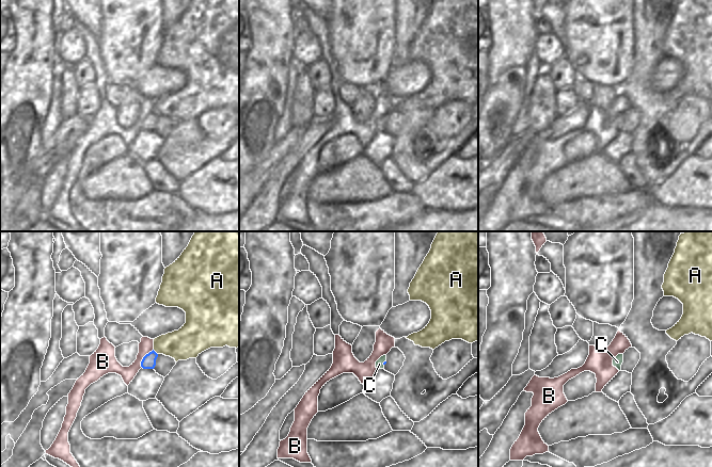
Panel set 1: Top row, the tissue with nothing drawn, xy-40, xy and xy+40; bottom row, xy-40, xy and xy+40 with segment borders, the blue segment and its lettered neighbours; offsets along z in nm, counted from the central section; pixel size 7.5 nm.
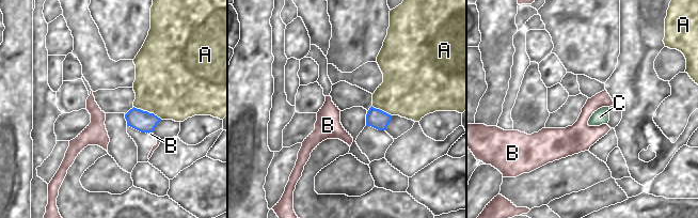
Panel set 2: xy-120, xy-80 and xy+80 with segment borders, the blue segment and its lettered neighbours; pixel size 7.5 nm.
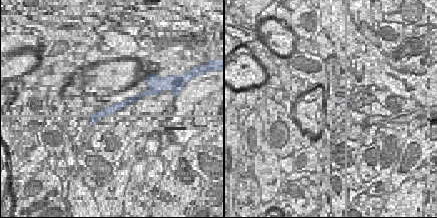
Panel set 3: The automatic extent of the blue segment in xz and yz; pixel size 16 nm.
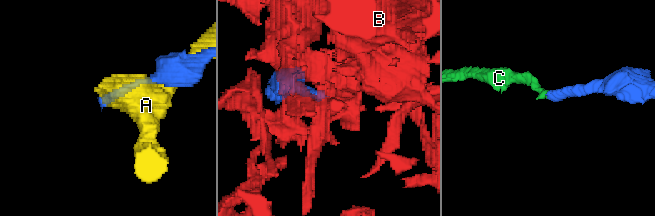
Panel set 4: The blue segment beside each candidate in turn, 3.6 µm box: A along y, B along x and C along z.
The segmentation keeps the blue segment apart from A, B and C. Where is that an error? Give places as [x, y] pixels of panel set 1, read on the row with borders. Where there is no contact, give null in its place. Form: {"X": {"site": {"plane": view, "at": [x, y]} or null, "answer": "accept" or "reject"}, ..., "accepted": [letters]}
{"A": {"site": {"plane": "xy-40", "at": [155, 352]}, "answer": "reject"}, "B": {"site": {"plane": "xy-40", "at": [143, 357]}, "answer": "reject"}, "C": {"site": {"plane": "xy", "at": [383, 363]}, "answer": "accept"}, "accepted": ["C"]}

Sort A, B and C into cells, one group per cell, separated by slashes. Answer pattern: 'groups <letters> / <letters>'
groups A / B / C

